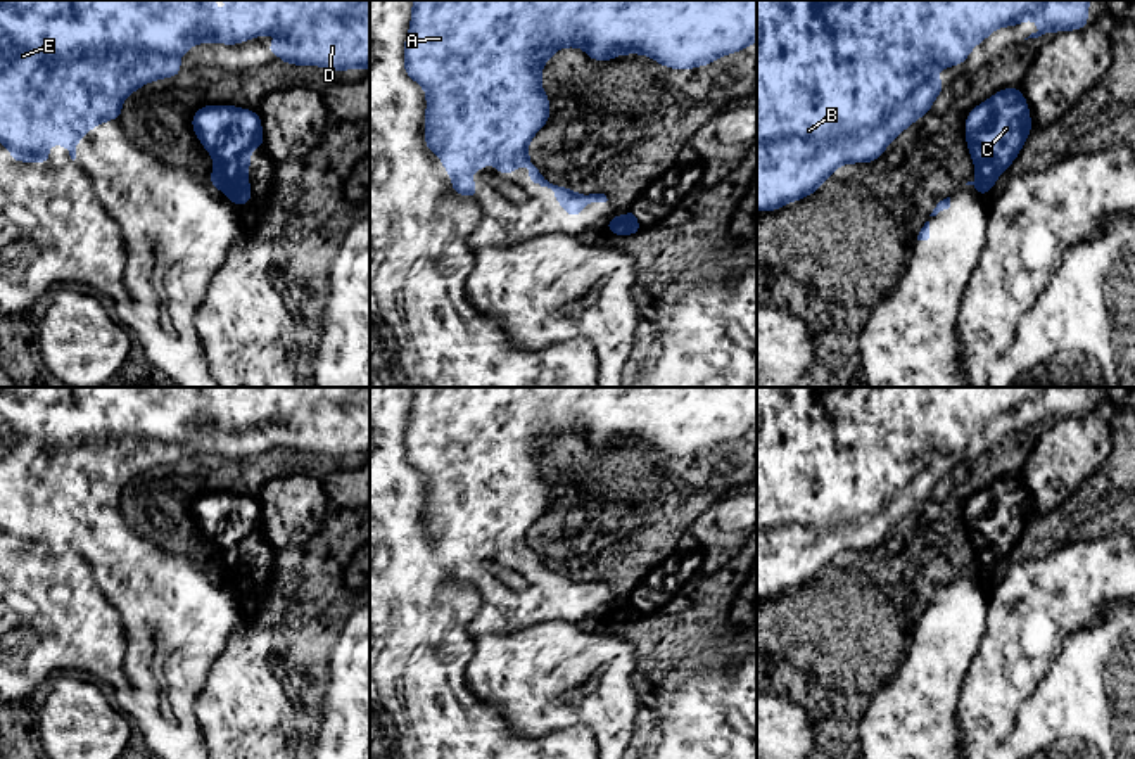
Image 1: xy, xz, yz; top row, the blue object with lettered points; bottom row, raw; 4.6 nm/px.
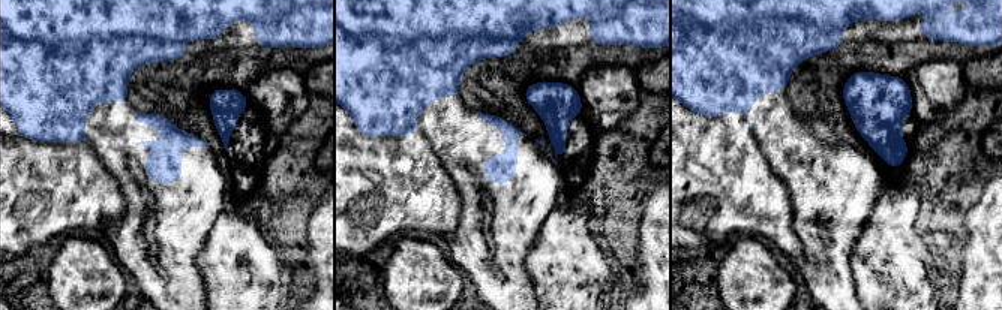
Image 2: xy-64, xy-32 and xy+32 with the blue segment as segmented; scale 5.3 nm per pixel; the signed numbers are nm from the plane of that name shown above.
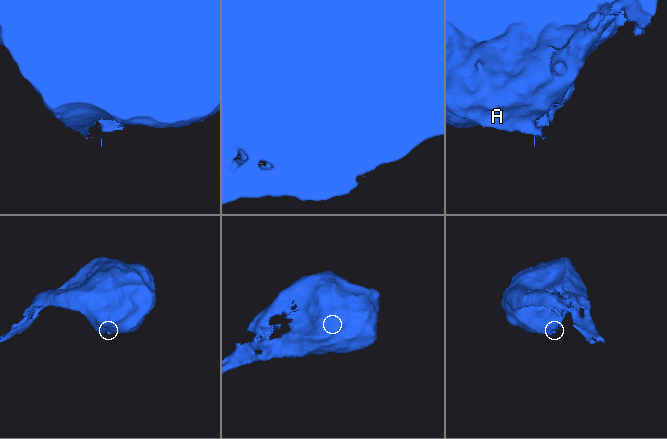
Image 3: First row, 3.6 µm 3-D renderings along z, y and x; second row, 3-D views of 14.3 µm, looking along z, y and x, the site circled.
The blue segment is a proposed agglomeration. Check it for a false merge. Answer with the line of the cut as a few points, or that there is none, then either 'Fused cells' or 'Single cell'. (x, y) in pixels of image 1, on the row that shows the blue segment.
Split along xy (221, 189), (240, 204). Fused cells

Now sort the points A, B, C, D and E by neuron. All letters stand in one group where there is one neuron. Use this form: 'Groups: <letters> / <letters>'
Groups: A B D E / C

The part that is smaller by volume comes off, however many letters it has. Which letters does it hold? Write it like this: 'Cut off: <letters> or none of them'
Cut off: C

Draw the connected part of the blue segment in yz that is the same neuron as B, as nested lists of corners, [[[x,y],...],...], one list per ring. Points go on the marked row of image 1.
[[[757,0],[757,211],[774,211],[791,201],[821,188],[822,182],[846,163],[876,161],[888,144],[909,124],[924,116],[945,83],[933,76],[936,69],[962,64],[971,48],[1002,26],[1016,26],[1028,17],[1037,19],[1040,29],[1028,38],[1049,31],[1081,29],[1088,24],[1090,0]]]

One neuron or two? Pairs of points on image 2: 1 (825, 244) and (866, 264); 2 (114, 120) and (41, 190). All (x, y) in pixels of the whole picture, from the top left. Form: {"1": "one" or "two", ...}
{"1": "two", "2": "one"}

